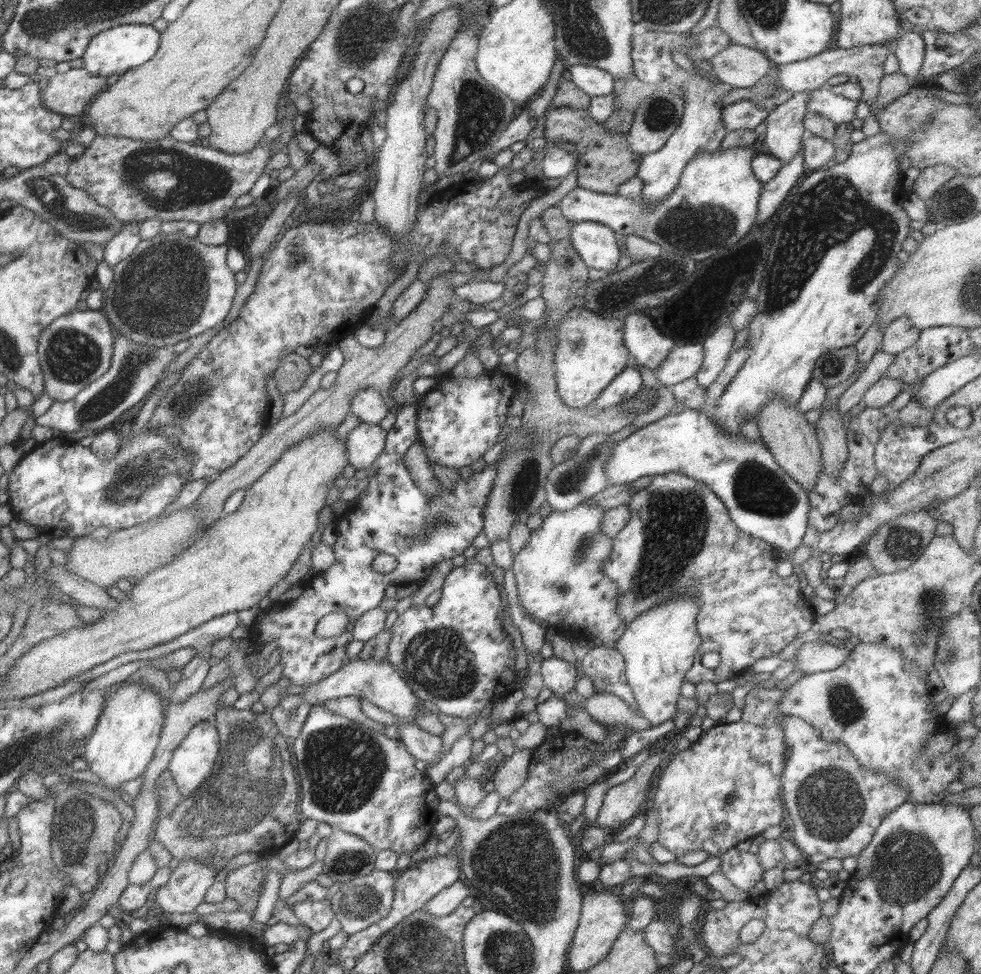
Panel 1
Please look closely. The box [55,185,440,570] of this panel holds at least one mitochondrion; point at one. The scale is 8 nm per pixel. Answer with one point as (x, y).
(162, 291)

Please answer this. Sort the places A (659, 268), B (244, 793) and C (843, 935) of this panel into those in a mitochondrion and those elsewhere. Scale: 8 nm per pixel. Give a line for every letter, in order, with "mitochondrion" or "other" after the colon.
A: mitochondrion
B: mitochondrion
C: other

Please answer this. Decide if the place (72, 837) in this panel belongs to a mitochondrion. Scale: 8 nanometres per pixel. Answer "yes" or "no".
yes

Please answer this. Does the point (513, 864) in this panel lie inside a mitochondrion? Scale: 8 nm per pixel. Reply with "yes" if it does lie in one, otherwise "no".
yes

